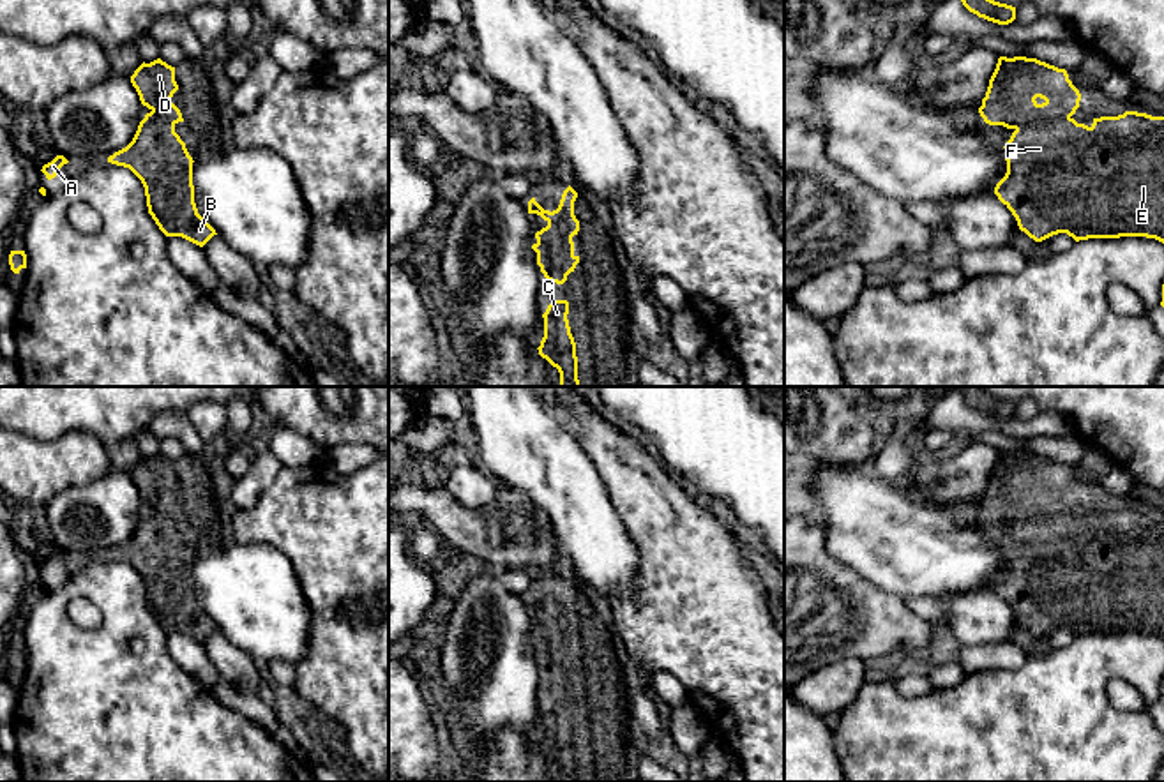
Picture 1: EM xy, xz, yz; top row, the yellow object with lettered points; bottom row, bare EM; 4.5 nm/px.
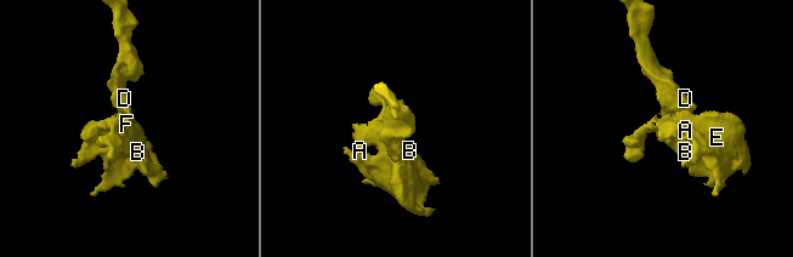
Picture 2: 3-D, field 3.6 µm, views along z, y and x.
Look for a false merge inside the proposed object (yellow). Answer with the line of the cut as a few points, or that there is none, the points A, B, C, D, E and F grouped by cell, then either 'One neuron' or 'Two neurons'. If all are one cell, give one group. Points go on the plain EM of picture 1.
No split. Groups: A B C D E F. One neuron

